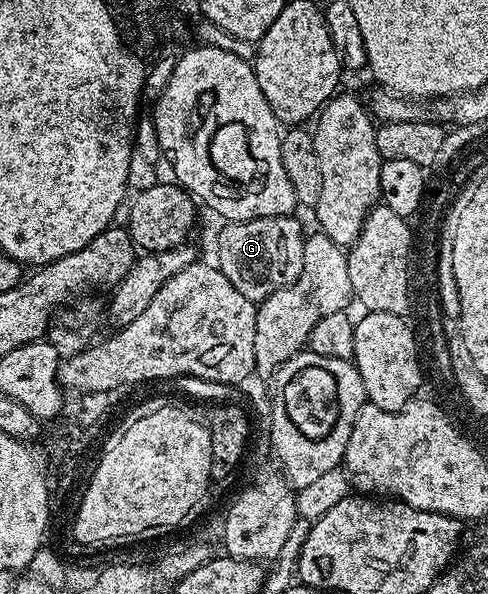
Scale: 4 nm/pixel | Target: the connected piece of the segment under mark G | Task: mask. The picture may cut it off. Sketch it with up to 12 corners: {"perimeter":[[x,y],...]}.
{"perimeter":[[296,216],[226,222],[217,267],[261,302],[301,273]]}

